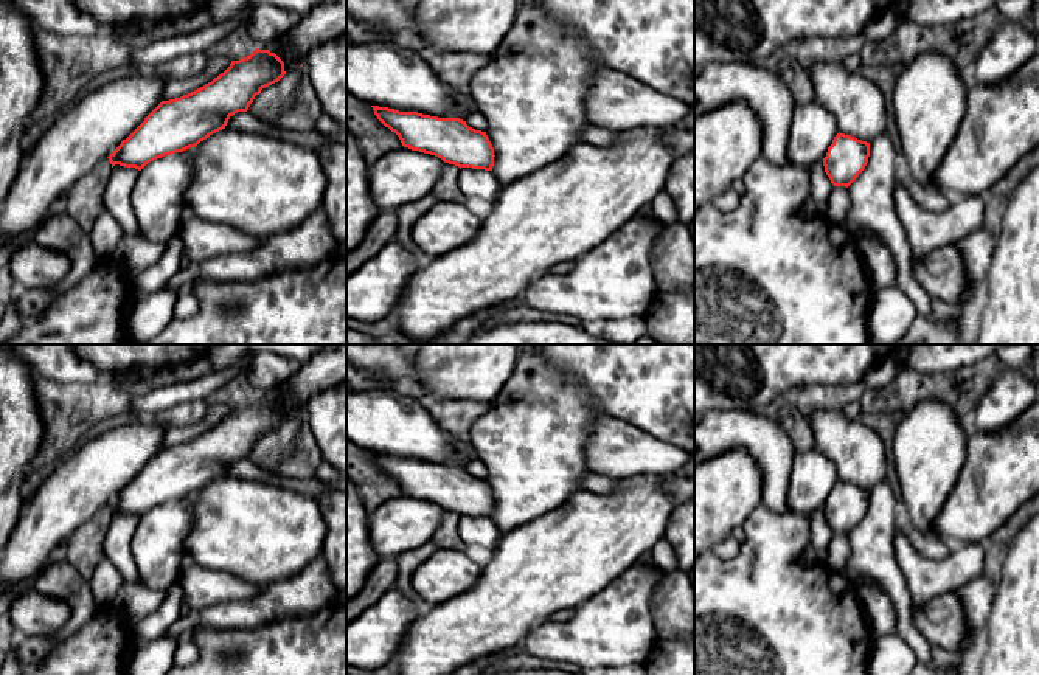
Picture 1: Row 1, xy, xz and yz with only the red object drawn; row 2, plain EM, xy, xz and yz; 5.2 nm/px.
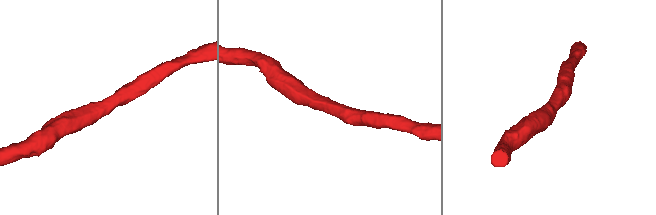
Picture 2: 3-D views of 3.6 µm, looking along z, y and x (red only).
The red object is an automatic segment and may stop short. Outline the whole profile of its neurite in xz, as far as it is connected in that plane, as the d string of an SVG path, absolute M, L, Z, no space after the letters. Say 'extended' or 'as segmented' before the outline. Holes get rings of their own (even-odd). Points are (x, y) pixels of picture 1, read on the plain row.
as segmented | M371 455L377 467L399 484L404 495L435 503L460 517L492 518L495 503L486 479L469 475L466 469Z

